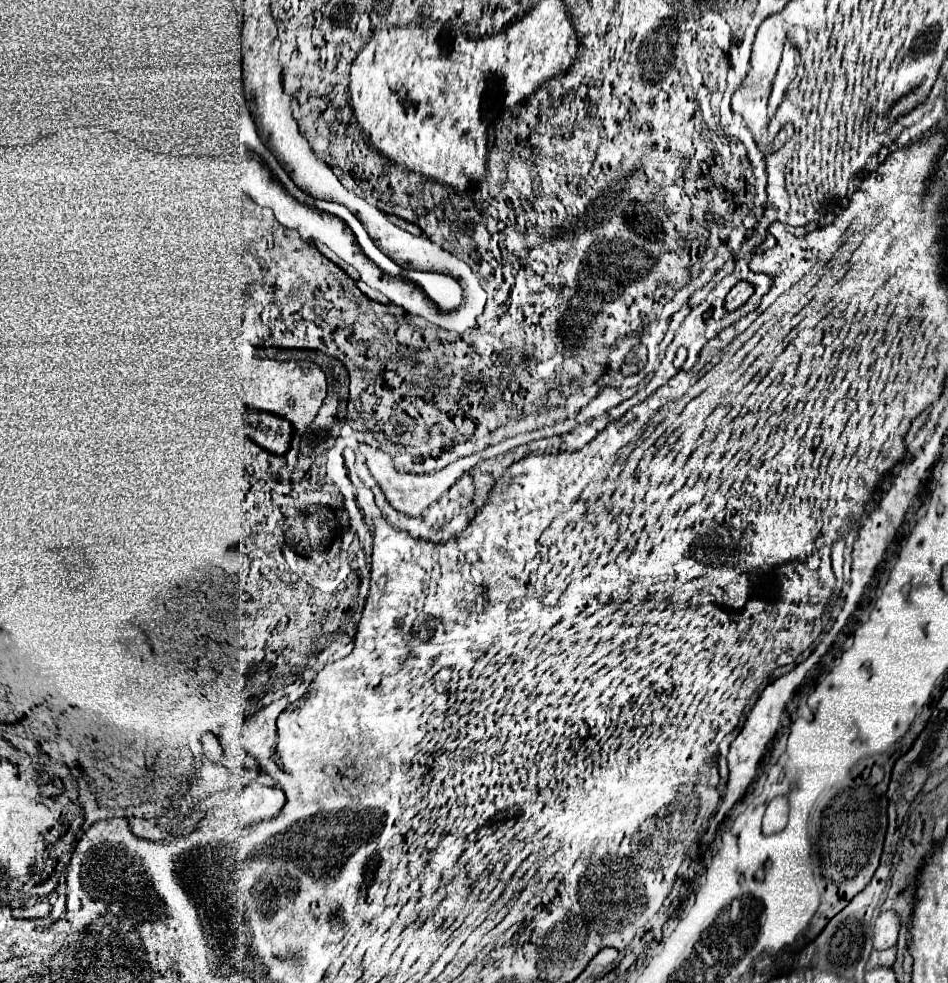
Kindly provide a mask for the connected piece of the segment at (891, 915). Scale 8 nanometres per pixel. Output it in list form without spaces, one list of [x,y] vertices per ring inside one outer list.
[[[883,911],[877,917],[875,929],[873,929],[873,945],[875,945],[875,949],[893,947],[897,943],[899,929],[901,929],[901,917],[899,917],[899,913],[895,913],[895,911]]]

